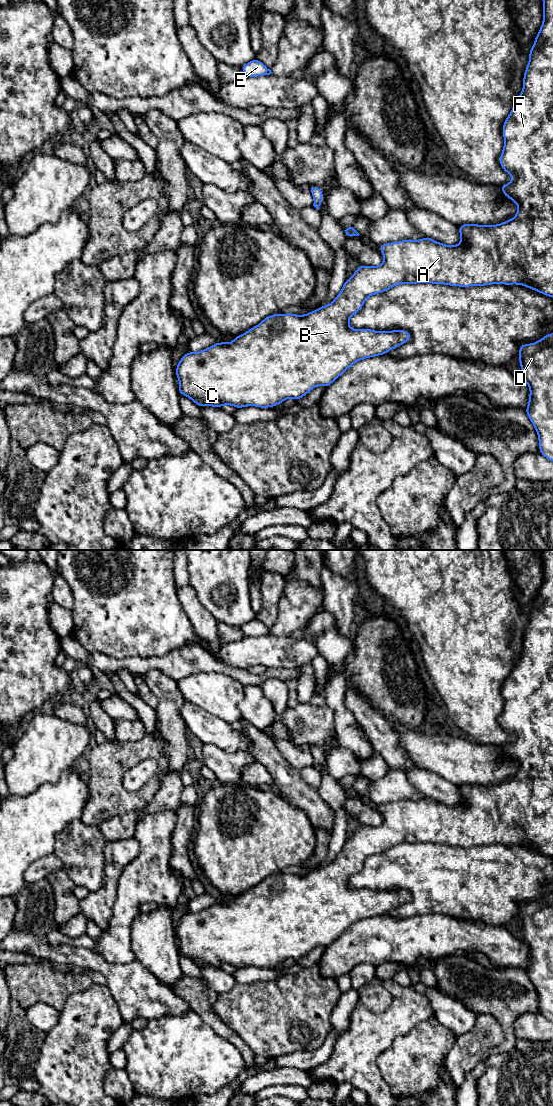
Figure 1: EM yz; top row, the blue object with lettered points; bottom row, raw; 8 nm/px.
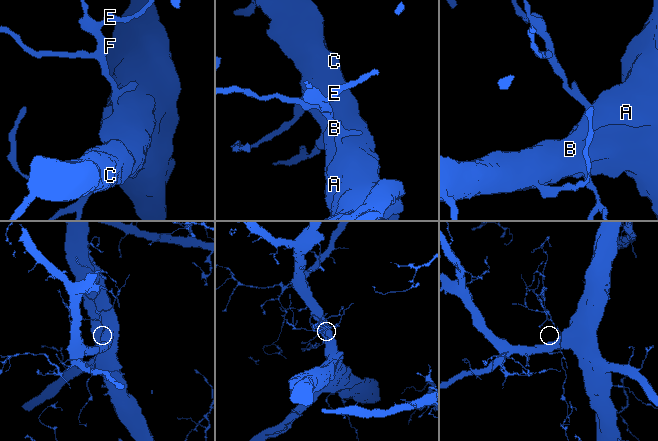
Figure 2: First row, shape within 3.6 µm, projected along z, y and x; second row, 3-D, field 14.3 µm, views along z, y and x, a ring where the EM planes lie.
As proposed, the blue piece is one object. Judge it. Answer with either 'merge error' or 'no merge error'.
no merge error

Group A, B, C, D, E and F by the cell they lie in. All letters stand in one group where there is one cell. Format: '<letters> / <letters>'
A B C D E F

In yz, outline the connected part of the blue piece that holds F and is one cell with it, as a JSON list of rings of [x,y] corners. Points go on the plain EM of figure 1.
[[[541,550],[541,555],[543,583],[529,612],[523,650],[514,661],[513,669],[502,687],[504,707],[499,717],[500,726],[513,737],[513,741],[499,748],[518,765],[515,777],[496,785],[458,785],[461,802],[455,806],[427,796],[421,800],[406,799],[379,805],[379,811],[384,816],[383,823],[379,826],[360,824],[353,836],[346,839],[335,860],[328,865],[305,875],[275,873],[236,896],[231,903],[222,901],[199,912],[188,911],[175,929],[179,939],[179,954],[190,958],[198,967],[222,968],[227,964],[236,969],[247,966],[269,968],[288,958],[299,961],[315,946],[326,948],[356,922],[385,915],[411,900],[411,893],[407,890],[375,891],[349,887],[350,877],[363,868],[368,857],[399,844],[431,843],[458,847],[518,844],[553,858],[553,550]]]

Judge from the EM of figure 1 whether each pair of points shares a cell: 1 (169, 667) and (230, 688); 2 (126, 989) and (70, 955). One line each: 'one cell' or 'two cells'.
1: two cells
2: one cell

